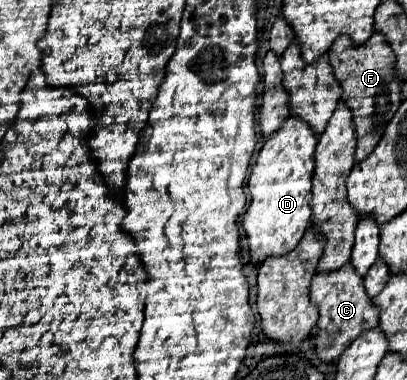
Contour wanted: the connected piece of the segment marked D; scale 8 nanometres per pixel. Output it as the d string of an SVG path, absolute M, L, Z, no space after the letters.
M289 116L281 130L267 138L249 176L251 206L243 216L243 228L251 250L251 262L263 262L267 256L283 256L291 252L311 224L311 182L313 182L313 150L317 134L301 118Z

